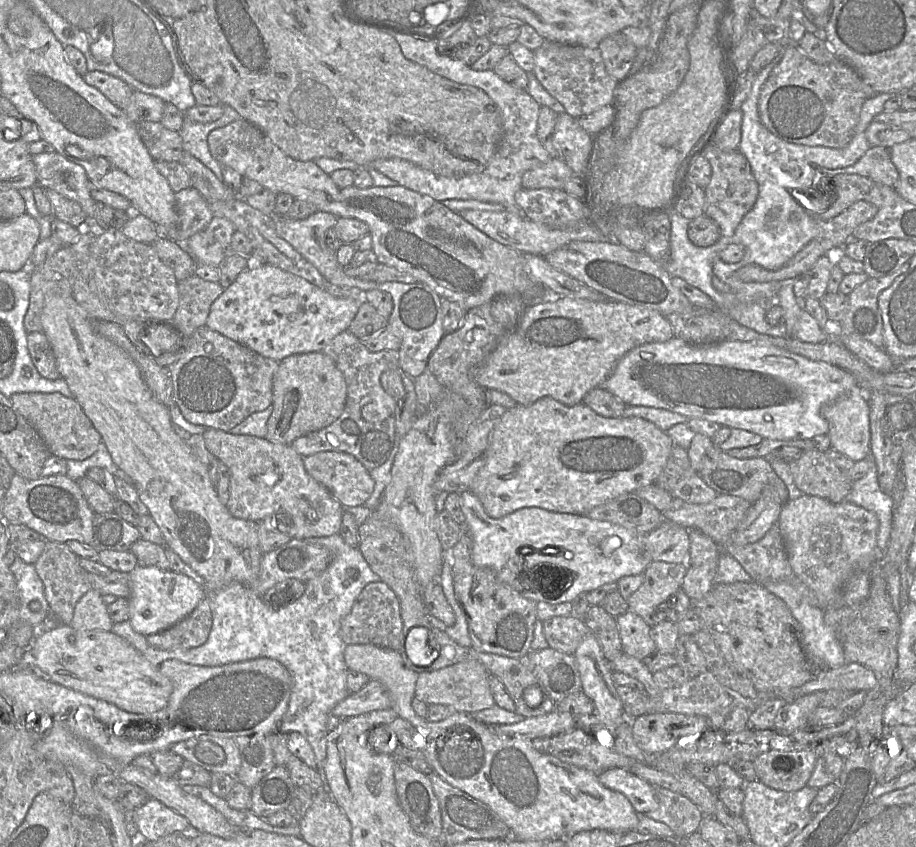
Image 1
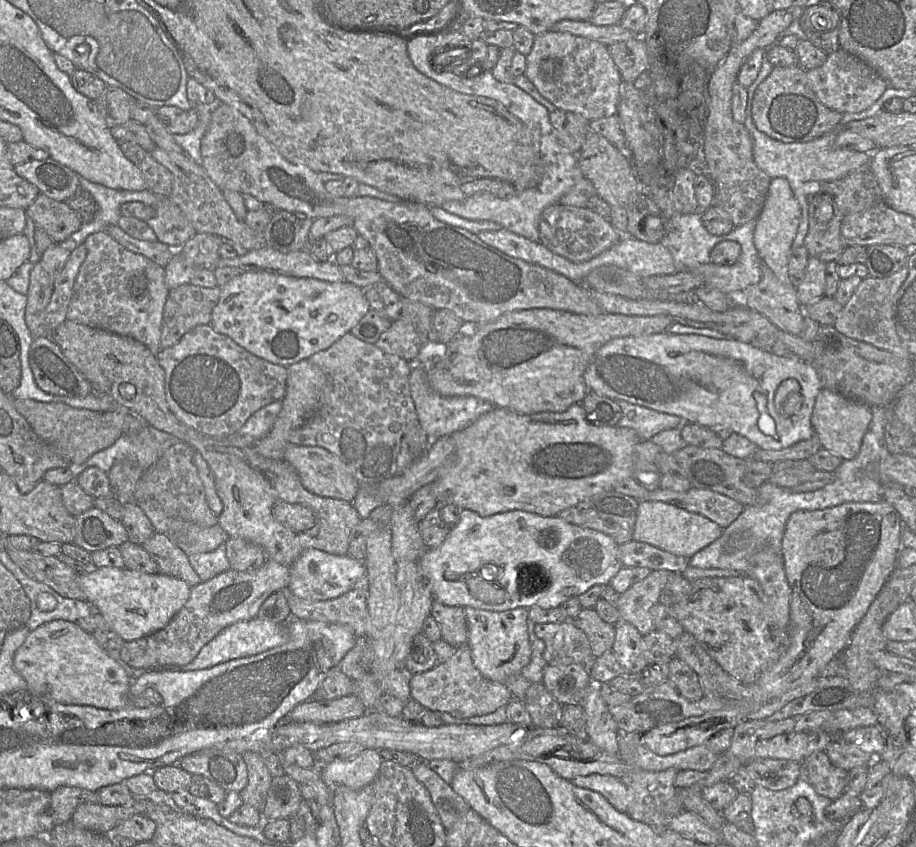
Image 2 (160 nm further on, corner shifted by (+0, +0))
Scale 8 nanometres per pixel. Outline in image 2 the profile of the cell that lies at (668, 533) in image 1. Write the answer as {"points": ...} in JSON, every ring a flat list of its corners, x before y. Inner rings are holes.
{"points":[[634,540,618,546,618,559,626,568,645,567,651,571,666,570,680,574,690,563,689,558]]}

